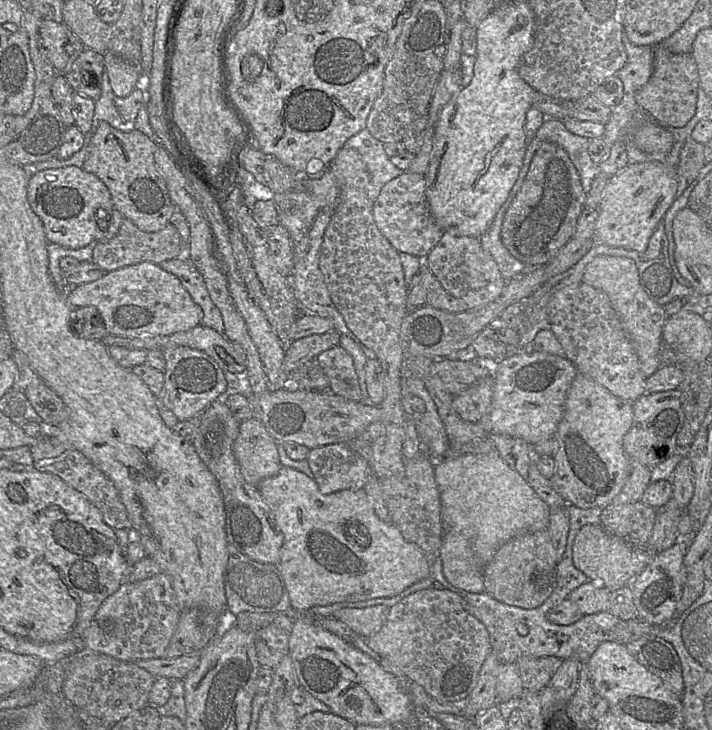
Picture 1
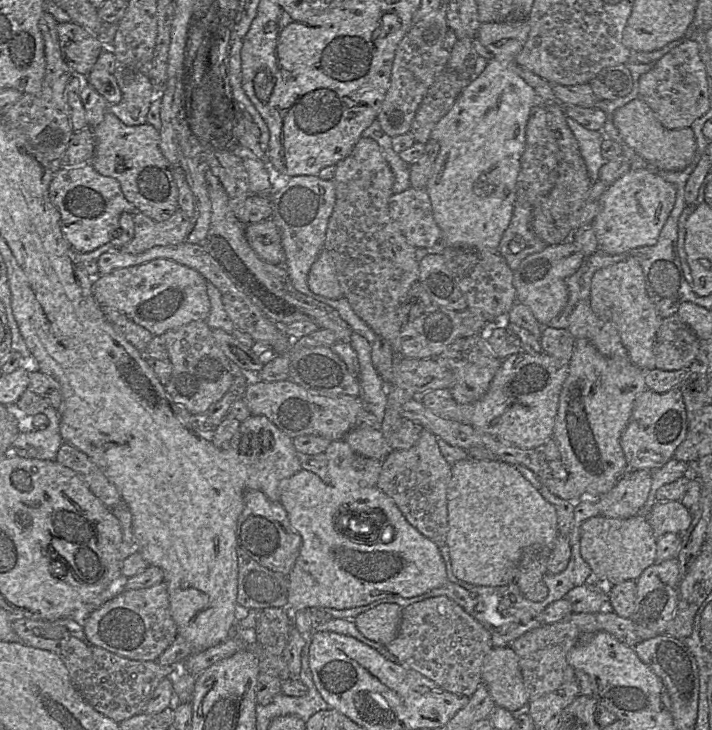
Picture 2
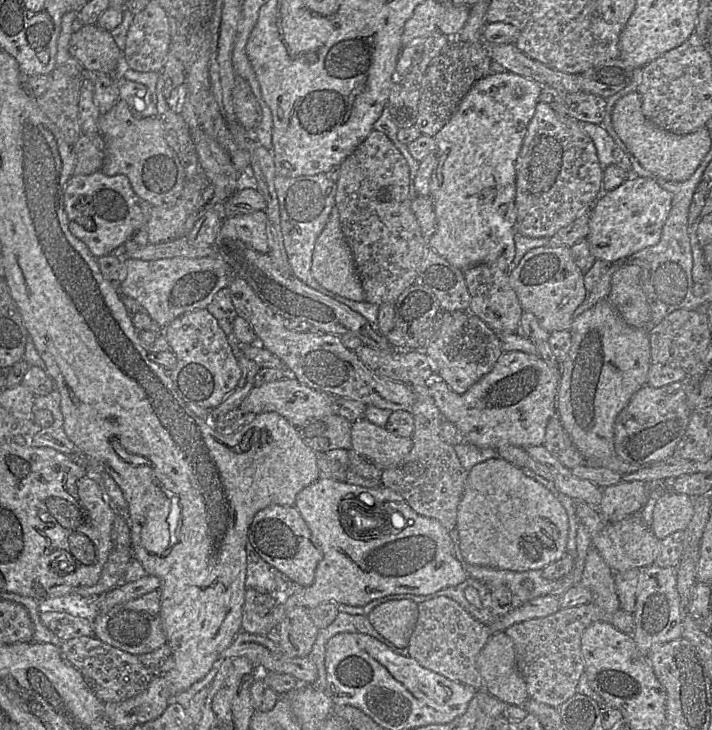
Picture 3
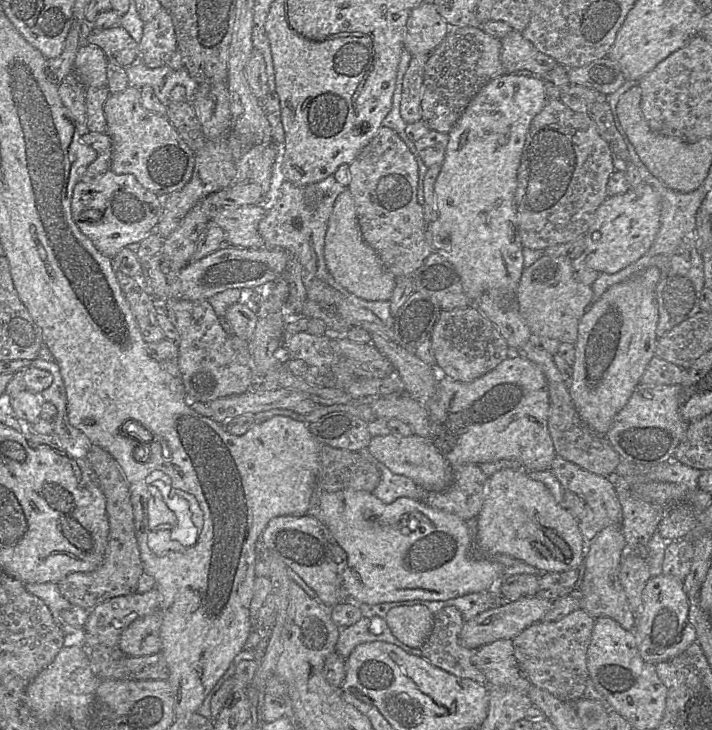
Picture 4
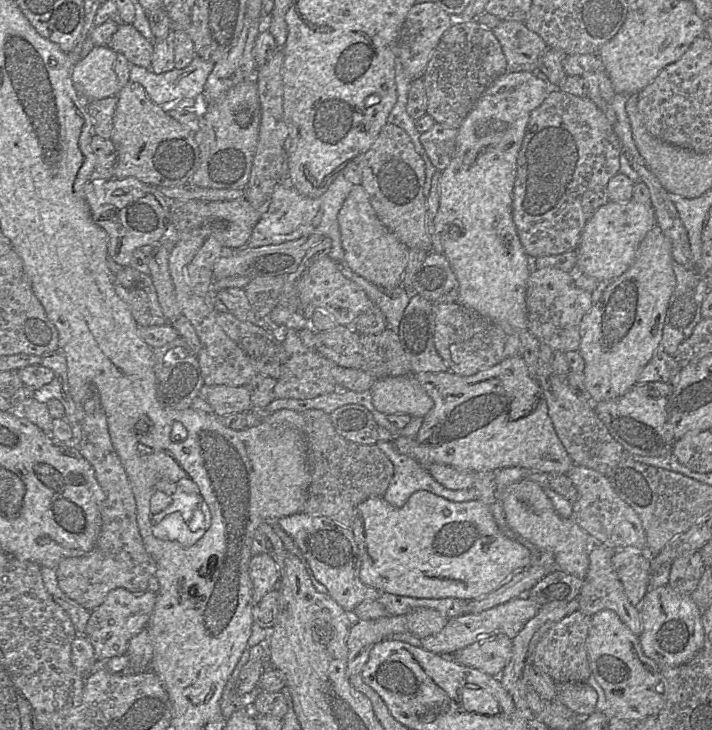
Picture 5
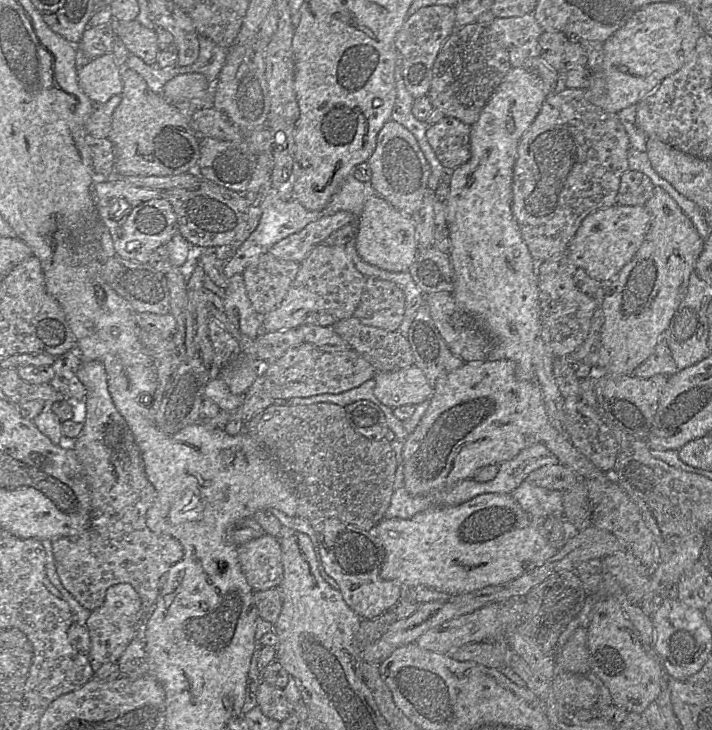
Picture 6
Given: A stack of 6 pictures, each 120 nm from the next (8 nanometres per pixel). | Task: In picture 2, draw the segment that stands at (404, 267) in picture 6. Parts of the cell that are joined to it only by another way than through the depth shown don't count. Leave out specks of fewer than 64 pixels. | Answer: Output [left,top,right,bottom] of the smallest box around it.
[308,248,344,299]

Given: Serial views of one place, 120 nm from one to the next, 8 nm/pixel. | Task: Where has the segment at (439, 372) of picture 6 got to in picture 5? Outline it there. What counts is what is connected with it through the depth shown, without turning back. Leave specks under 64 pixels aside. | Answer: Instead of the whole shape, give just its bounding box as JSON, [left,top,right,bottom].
[397,293,449,373]

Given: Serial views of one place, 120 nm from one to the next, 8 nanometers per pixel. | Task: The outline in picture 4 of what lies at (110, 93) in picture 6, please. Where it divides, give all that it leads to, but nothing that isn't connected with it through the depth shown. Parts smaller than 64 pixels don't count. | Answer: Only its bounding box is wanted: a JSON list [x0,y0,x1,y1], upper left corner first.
[74,44,108,87]

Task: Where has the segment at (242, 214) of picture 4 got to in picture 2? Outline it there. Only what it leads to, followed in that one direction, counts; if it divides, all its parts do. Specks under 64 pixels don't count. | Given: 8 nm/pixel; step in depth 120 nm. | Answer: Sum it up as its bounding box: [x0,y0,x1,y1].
[245,218,285,266]

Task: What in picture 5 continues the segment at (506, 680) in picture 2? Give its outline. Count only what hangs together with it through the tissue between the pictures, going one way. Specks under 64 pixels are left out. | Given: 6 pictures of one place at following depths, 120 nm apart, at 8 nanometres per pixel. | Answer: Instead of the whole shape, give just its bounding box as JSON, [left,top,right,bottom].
[453,635,511,677]

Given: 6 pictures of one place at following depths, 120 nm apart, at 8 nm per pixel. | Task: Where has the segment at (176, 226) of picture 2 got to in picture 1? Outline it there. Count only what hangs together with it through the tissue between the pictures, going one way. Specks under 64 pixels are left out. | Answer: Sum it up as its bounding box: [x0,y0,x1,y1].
[91,219,183,272]

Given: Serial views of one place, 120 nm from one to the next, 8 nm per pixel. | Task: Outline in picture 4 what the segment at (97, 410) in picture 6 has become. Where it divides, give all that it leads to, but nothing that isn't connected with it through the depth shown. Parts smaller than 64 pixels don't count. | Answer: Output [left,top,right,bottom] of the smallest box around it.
[57,444,144,610]

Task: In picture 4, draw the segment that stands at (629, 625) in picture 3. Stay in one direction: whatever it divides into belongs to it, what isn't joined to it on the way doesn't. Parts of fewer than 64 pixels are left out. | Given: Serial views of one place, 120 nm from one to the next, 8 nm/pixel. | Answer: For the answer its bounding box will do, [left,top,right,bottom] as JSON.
[512,608,595,703]

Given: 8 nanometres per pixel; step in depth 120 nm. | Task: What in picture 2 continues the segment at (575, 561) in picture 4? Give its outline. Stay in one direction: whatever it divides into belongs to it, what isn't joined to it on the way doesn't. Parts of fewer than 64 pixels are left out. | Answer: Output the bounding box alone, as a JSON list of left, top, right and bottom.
[447,460,559,586]

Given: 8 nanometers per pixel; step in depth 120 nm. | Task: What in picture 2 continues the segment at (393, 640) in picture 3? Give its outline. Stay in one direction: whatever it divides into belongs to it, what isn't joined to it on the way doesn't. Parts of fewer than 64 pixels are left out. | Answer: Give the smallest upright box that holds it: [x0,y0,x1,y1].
[354,603,403,646]

